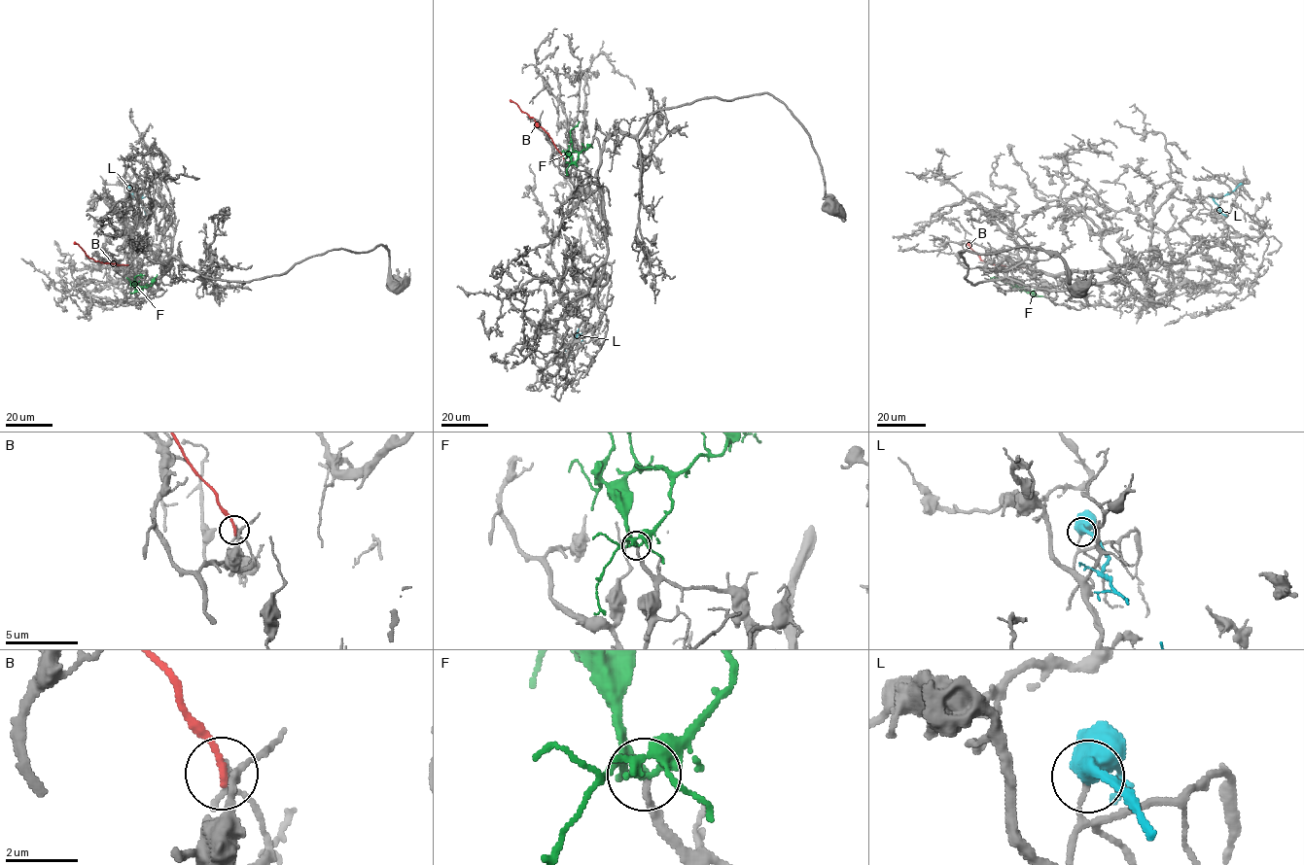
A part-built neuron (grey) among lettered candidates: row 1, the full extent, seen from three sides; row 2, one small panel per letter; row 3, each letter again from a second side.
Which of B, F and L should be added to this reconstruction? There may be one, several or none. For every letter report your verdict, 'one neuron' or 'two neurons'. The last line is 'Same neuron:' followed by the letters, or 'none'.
B: two neurons
F: one neuron
L: two neurons
Same neuron: F

